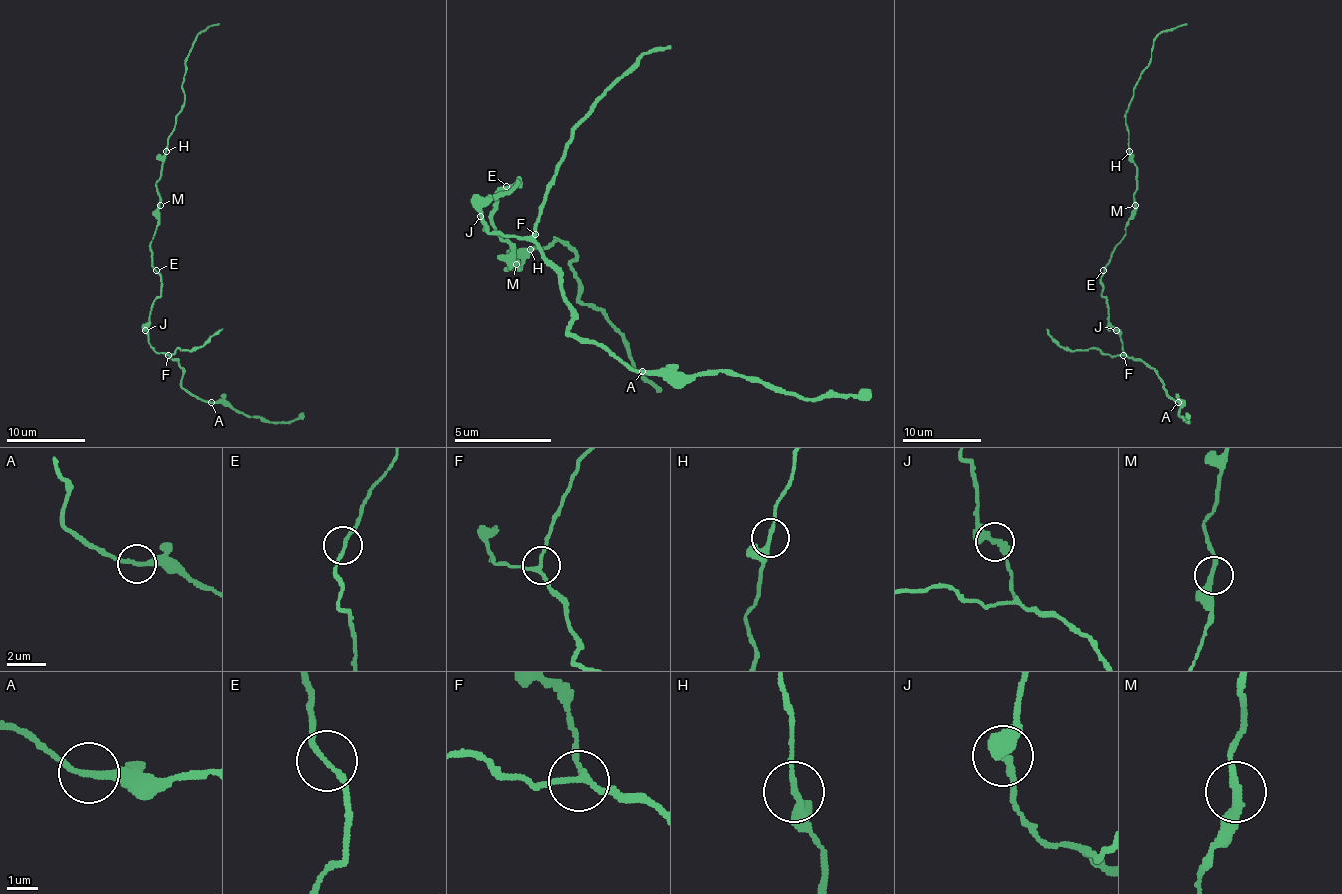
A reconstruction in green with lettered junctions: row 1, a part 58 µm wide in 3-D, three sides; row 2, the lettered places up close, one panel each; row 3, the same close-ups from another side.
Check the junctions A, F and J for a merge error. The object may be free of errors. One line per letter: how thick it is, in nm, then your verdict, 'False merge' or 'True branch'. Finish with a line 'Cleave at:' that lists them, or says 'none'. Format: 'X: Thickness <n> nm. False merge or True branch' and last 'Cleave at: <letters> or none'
A: Thickness 200 nm. True branch
F: Thickness 160 nm. True branch
J: Thickness 260 nm. True branch
Cleave at: none

